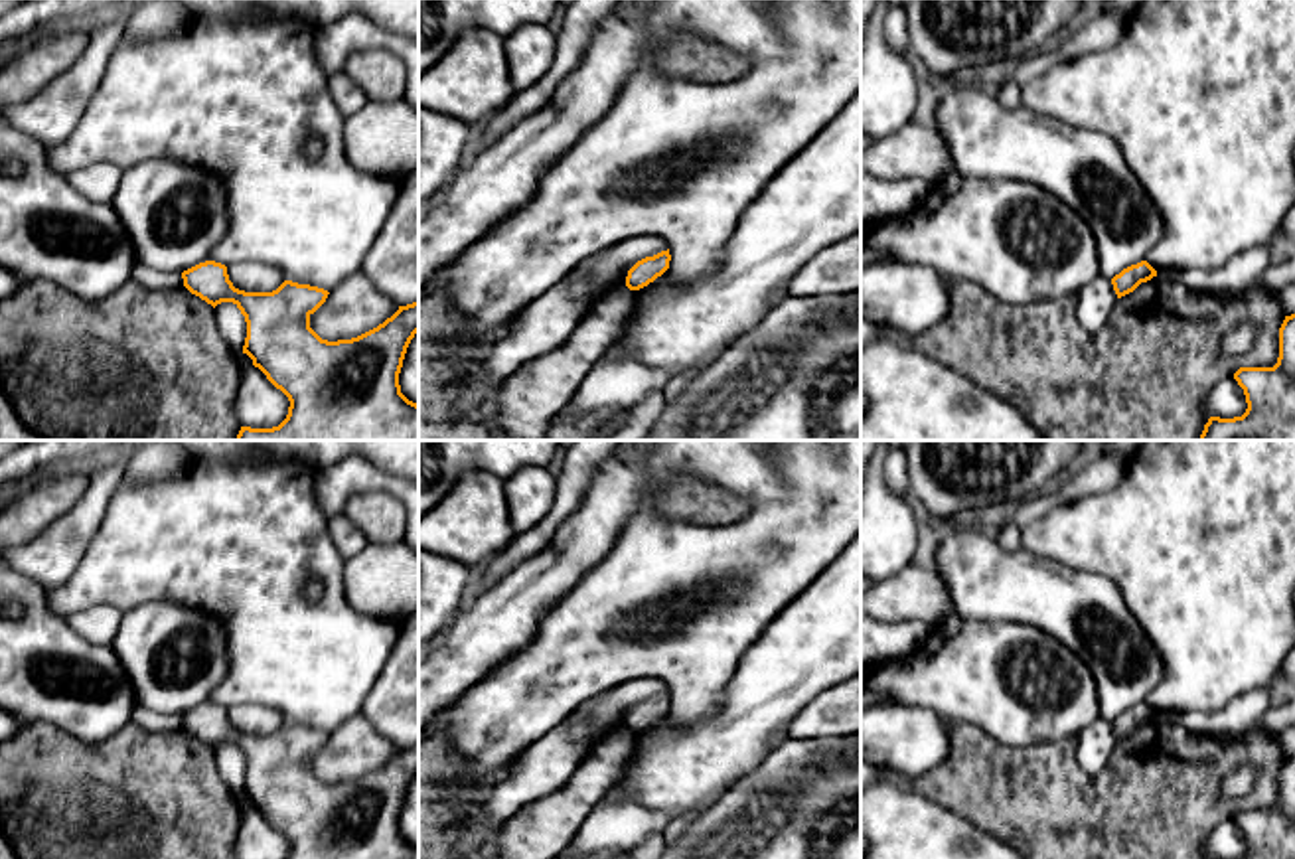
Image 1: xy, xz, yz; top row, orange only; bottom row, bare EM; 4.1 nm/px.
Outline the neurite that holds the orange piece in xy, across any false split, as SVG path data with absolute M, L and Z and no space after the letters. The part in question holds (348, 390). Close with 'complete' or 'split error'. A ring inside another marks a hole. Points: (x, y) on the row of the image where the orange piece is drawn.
M215 261L184 271L182 278L191 294L213 308L233 302L241 310L247 322L243 353L290 401L278 427L241 427L237 440L419 440L419 405L399 385L407 348L419 332L419 300L399 306L391 318L357 338L328 342L310 328L310 316L330 294L324 288L284 280L272 292L245 292Z; complete

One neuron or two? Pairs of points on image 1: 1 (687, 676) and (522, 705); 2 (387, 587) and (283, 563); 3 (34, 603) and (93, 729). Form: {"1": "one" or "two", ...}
{"1": "one", "2": "two", "3": "one"}

